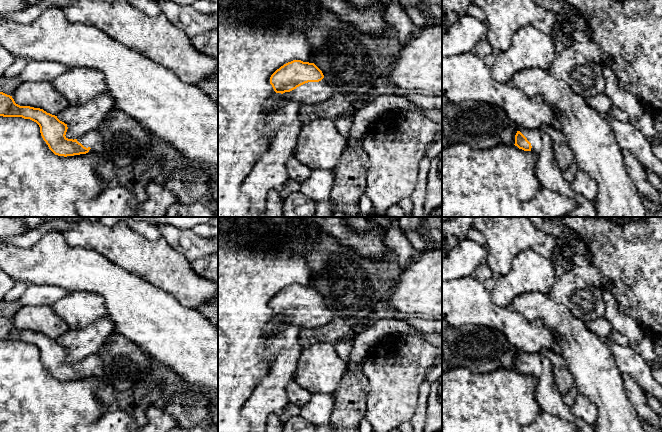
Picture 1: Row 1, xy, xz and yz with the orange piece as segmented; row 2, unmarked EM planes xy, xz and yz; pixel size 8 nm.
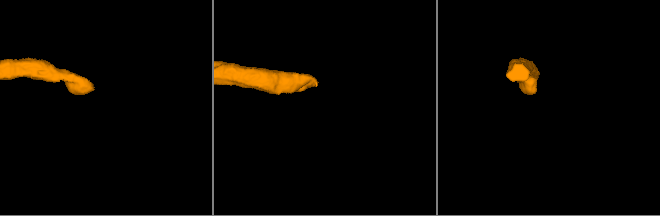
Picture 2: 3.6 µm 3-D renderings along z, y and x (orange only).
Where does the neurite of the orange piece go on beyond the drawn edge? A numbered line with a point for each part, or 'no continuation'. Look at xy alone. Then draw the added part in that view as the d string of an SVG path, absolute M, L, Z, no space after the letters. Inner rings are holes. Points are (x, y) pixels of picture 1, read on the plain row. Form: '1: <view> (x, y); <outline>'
1: xy (107, 395); M91 354L77 363L84 371L91 373L88 377L98 377L104 382L104 386L97 392L98 399L108 409L109 407L117 407L116 391L111 383L106 379L104 372L104 363L98 354Z

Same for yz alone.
1: yz (549, 399); M542 354L519 355L531 367L531 376L536 381L535 397L542 412L553 414L577 427L576 432L595 432L594 426L577 419L569 406L563 401L563 396L556 388L550 360Z

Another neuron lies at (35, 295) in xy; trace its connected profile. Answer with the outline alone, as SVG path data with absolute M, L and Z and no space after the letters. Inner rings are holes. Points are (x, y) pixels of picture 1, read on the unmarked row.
M28 284L18 301L22 306L51 306L69 293L69 291L55 285Z

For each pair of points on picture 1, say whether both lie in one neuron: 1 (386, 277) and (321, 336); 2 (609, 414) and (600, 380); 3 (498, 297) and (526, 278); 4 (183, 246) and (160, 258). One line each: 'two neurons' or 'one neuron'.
1: one neuron
2: one neuron
3: one neuron
4: two neurons

